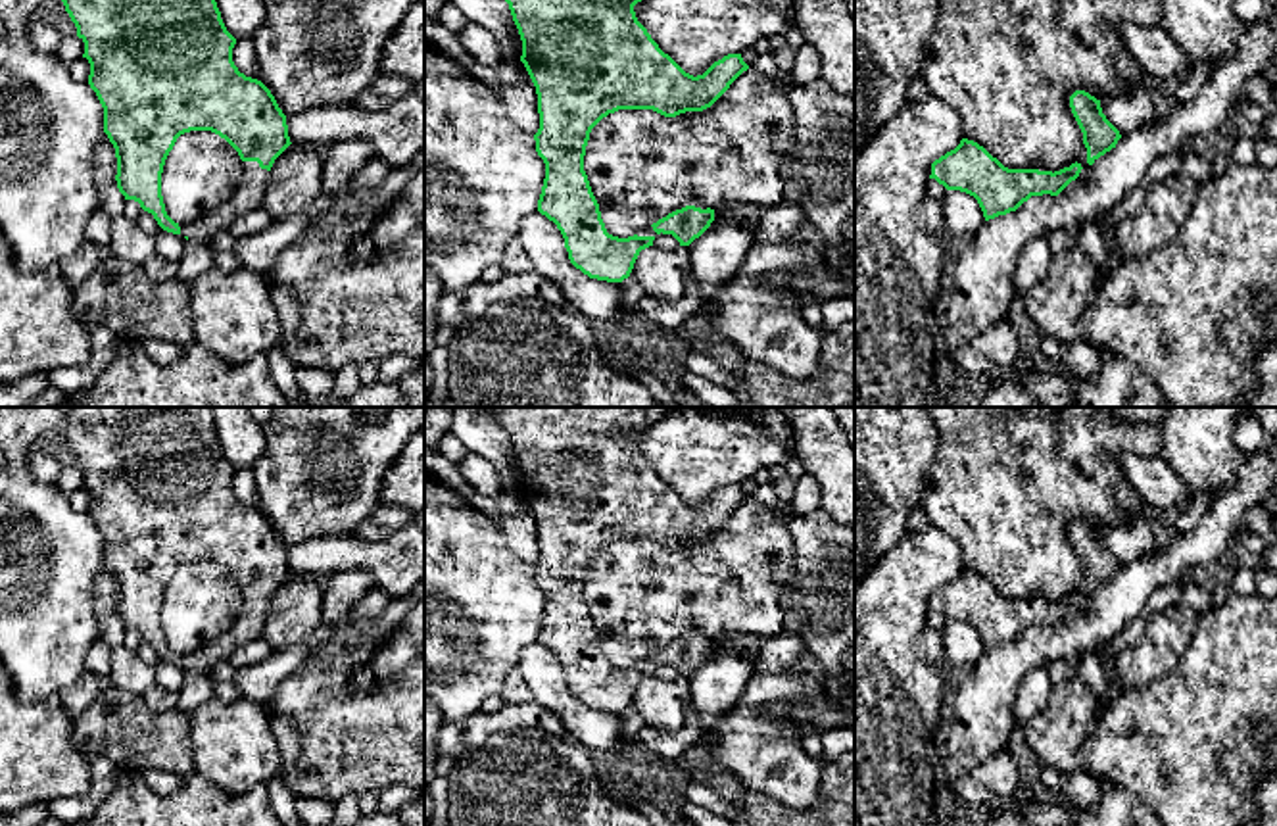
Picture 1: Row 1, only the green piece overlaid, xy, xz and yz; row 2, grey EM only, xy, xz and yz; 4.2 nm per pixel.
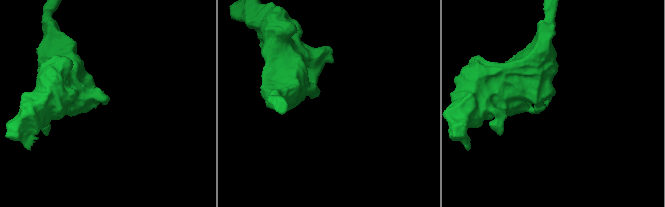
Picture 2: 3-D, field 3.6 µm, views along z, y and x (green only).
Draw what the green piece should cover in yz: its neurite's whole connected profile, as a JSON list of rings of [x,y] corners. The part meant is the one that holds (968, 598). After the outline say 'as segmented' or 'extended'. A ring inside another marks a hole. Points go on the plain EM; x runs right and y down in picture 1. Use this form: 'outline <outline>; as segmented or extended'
outline [[[1085,521],[1070,526],[1072,544],[1083,563],[1077,590],[1060,601],[1008,599],[983,576],[962,569],[960,574],[931,594],[929,609],[947,620],[974,626],[985,651],[1016,642],[1031,626],[1058,626],[1072,611],[1087,613],[1089,597],[1116,578],[1120,561],[1106,549],[1100,530]]]; extended

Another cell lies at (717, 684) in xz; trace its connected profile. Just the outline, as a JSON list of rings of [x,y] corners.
[[[726,636],[714,642],[711,657],[687,680],[703,734],[714,732],[741,697],[755,667],[753,642]]]

